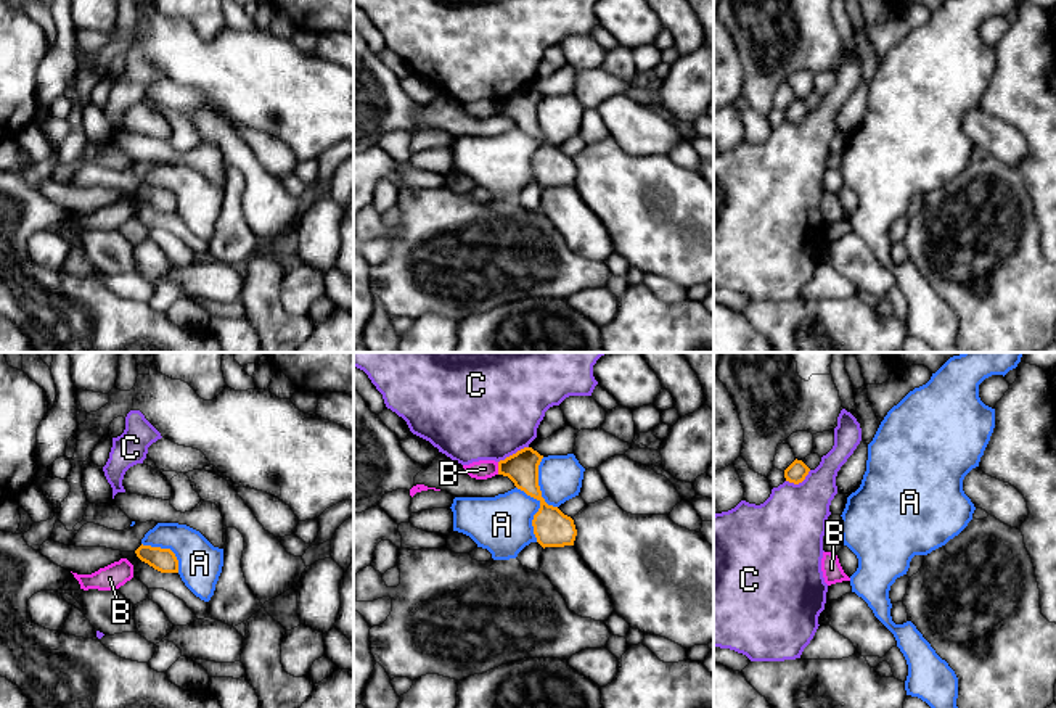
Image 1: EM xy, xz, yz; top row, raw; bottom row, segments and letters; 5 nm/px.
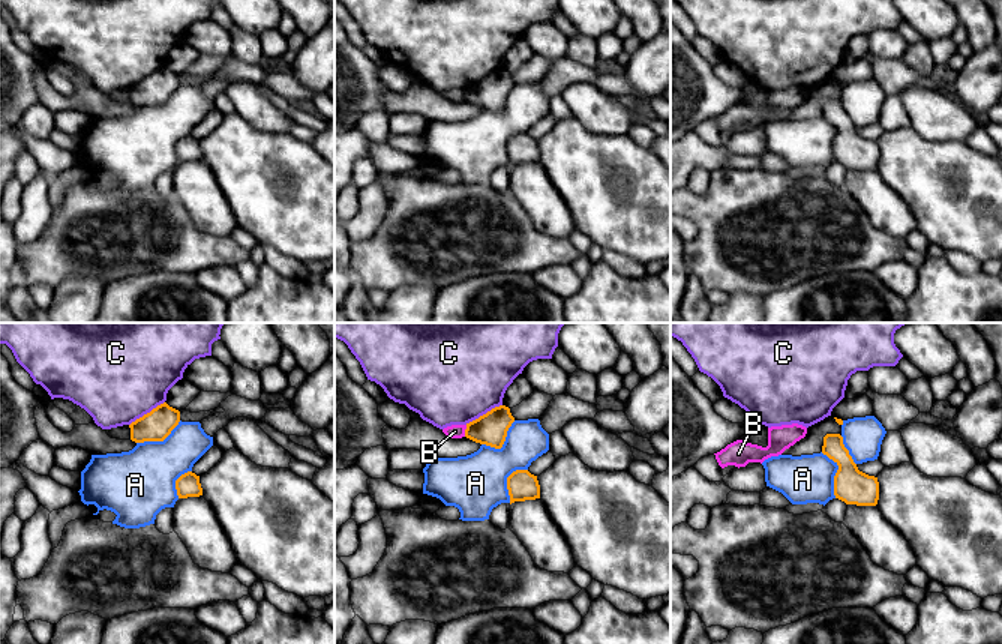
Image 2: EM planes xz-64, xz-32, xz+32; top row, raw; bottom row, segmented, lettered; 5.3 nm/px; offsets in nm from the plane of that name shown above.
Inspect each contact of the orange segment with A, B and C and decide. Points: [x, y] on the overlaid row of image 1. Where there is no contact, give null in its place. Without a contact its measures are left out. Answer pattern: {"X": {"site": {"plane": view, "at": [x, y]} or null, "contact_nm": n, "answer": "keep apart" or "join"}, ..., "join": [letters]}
{"A": {"site": {"plane": "xz", "at": [539, 510]}, "contact_nm": 300, "answer": "keep apart"}, "B": {"site": {"plane": "xz", "at": [499, 469]}, "contact_nm": 60, "answer": "keep apart"}, "C": {"site": {"plane": "xz", "at": [513, 454]}, "contact_nm": 170, "answer": "keep apart"}, "join": []}

